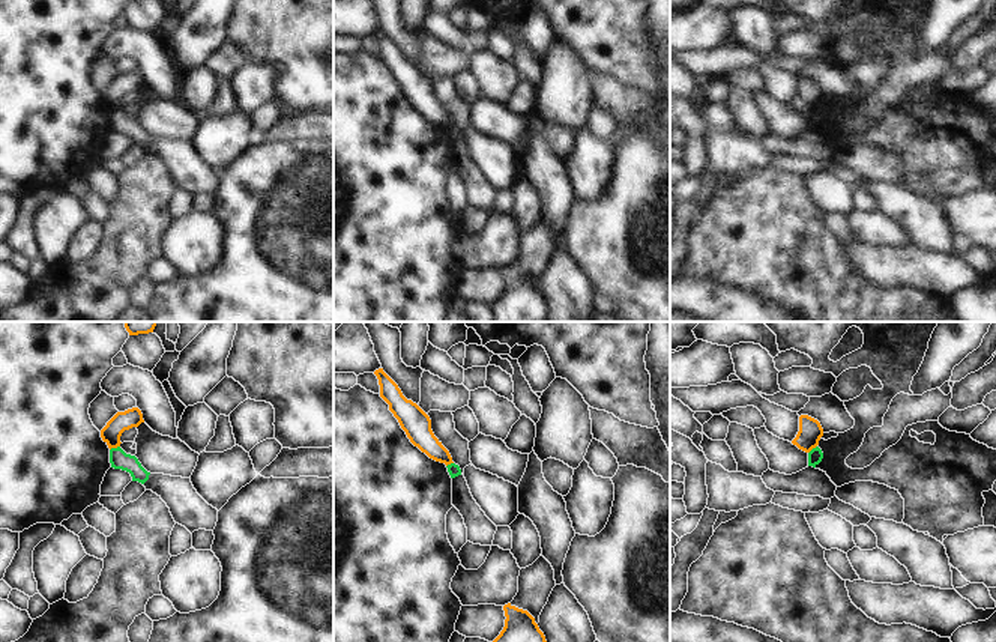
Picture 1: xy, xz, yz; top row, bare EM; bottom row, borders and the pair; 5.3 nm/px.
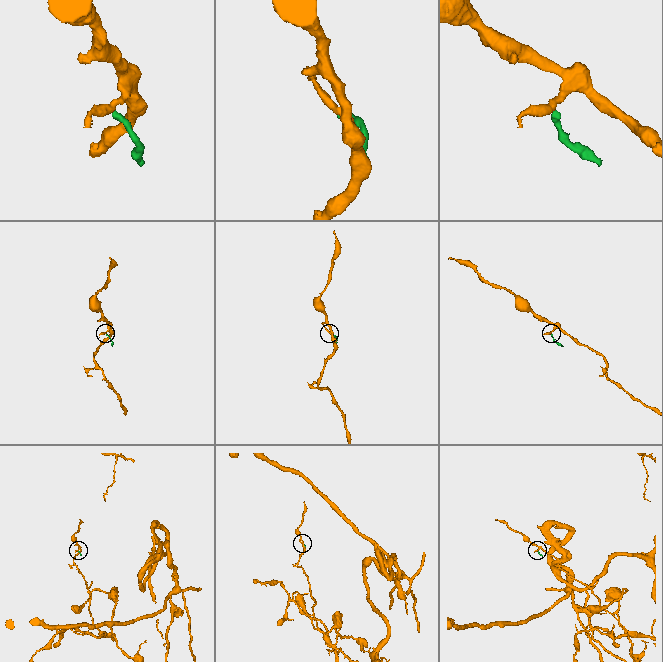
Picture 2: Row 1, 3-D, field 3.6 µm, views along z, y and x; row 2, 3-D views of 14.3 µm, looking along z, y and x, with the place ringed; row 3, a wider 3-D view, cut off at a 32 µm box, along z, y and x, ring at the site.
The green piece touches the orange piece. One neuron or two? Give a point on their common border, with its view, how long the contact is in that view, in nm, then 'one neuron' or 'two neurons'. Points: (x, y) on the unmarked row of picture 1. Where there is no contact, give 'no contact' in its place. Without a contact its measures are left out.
xy (114, 112) | 60 nm | two neurons

